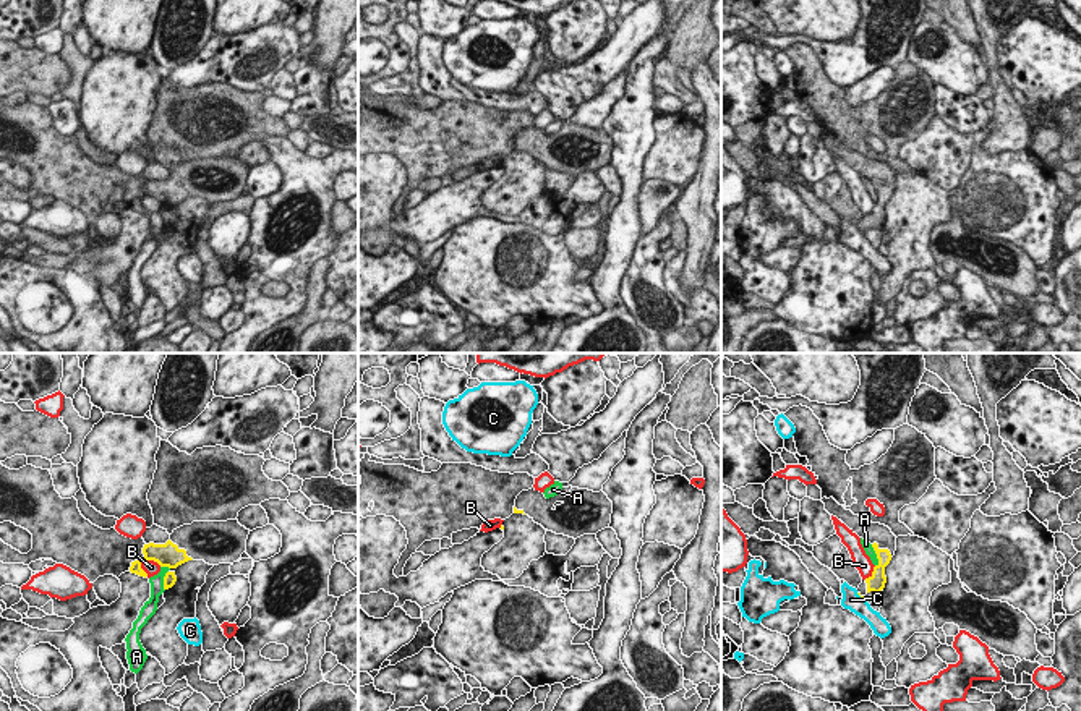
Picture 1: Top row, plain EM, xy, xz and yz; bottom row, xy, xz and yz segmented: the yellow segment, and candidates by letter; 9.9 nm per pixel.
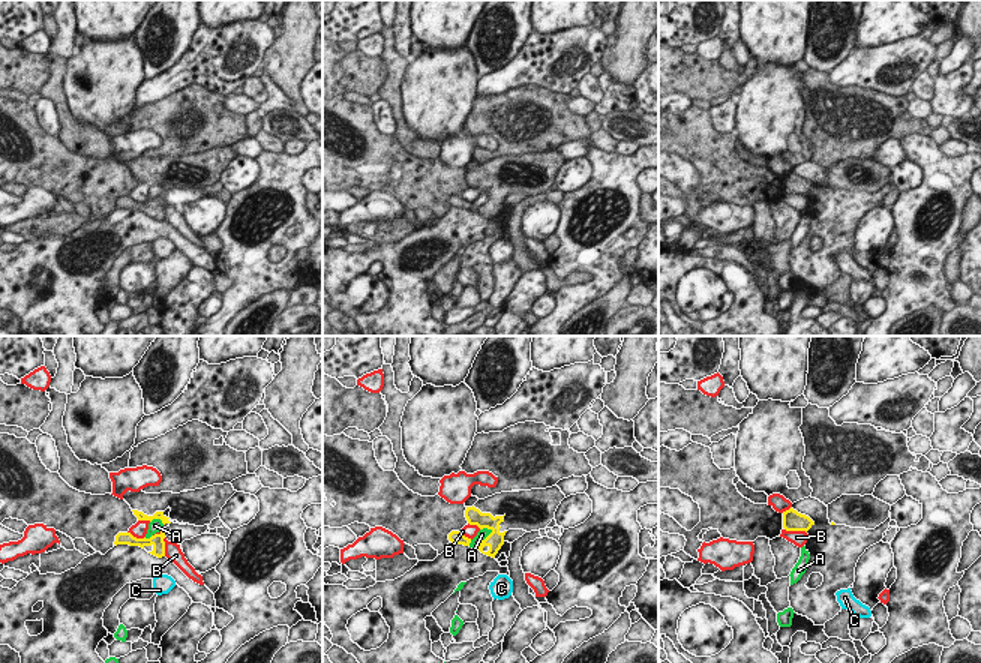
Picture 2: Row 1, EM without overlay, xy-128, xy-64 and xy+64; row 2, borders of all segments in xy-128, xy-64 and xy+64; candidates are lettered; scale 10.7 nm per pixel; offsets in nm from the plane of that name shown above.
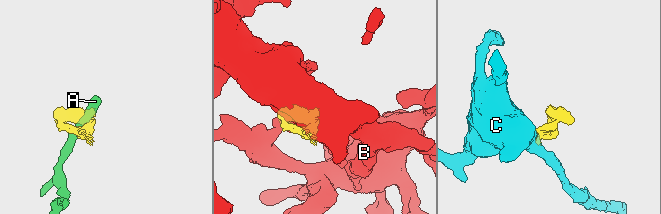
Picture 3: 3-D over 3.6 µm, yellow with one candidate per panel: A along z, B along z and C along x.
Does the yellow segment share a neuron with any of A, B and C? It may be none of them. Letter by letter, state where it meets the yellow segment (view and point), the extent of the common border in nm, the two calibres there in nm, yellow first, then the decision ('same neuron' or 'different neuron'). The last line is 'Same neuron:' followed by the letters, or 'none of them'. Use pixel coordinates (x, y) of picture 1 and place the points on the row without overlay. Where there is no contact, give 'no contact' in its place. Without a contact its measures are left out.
A: meets yellow in xy at (166, 212); contact 260 nm long; 130 nm thick on the yellow side, 130 nm on the other; different neuron
B: meets yellow in xy at (151, 196); contact 220 nm long; 240 nm thick on the yellow side, 140 nm on the other; different neuron
C: meets yellow in yz at (859, 232); contact 100 nm long; 30 nm thick on the yellow side, 180 nm on the other; different neuron
Same neuron: none of them

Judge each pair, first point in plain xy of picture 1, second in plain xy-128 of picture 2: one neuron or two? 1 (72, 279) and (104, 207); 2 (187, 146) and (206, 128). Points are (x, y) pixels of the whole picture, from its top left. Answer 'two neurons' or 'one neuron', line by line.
1: two neurons
2: one neuron

